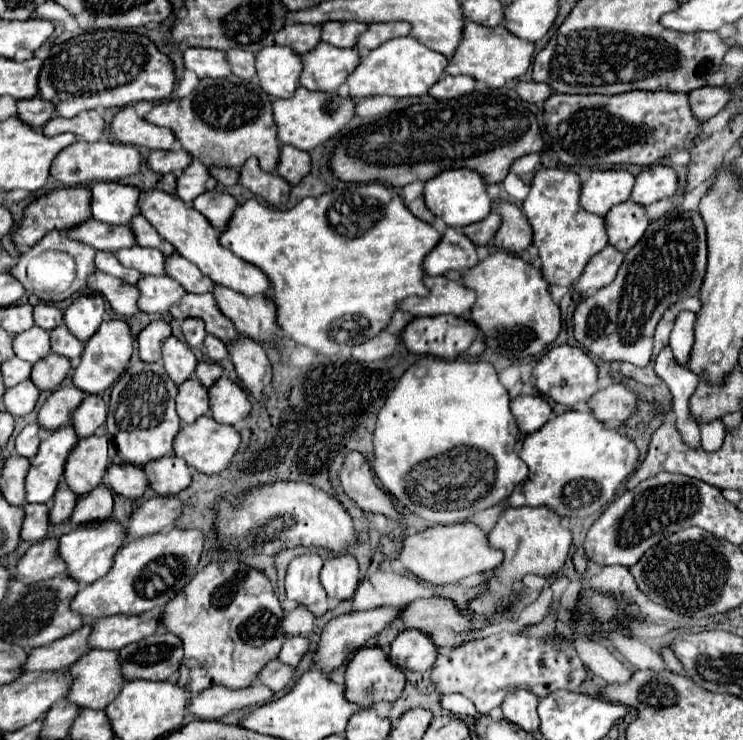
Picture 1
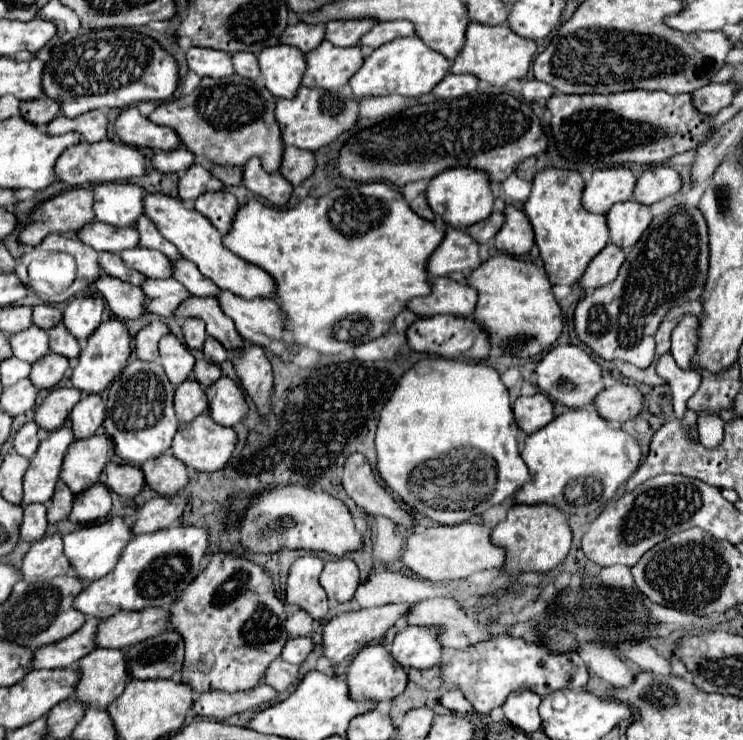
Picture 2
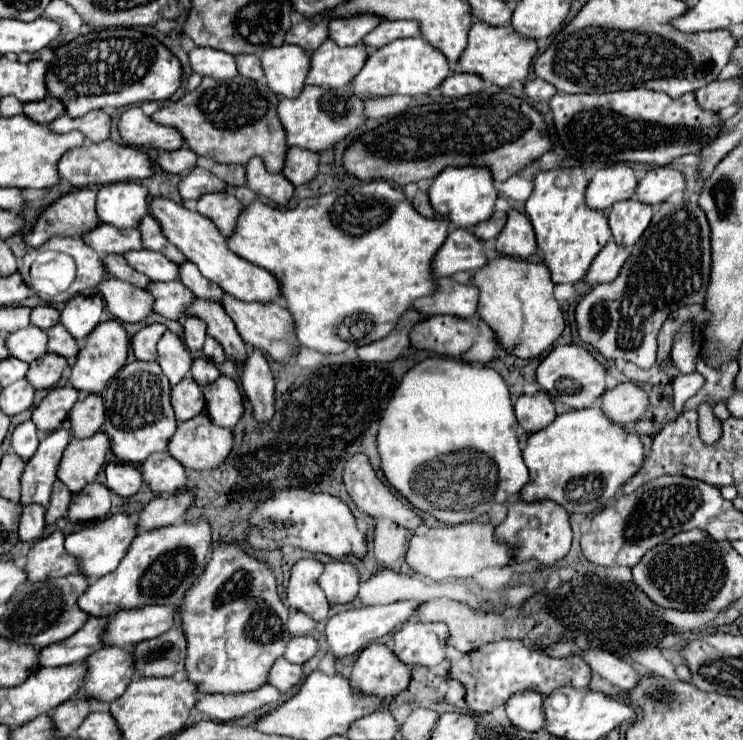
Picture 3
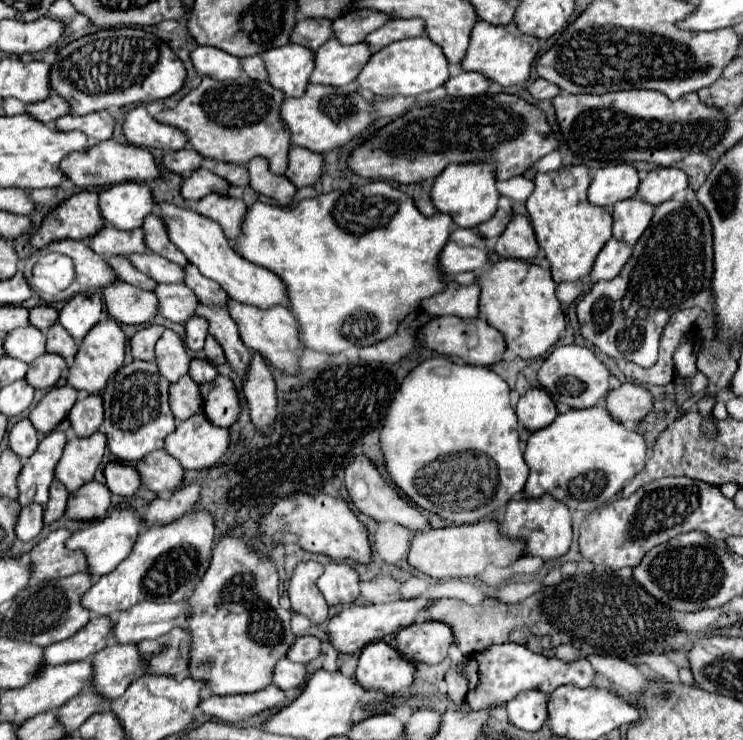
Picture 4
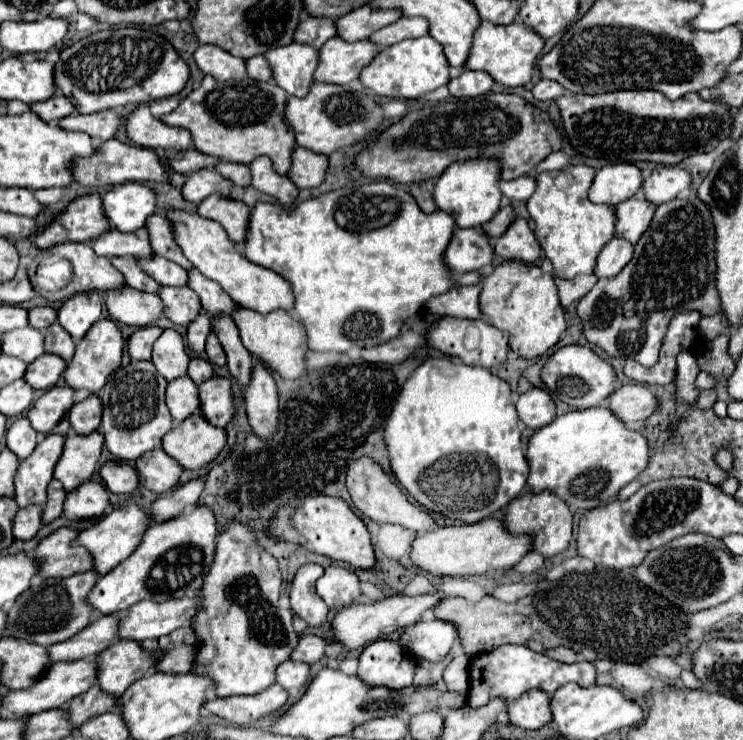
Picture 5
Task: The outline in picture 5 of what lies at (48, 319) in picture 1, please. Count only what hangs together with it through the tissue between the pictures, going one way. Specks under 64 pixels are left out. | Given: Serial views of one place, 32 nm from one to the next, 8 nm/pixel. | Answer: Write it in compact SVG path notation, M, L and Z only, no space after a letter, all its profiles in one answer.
M46 306L46 308L32 308L30 310L30 326L34 326L40 332L44 332L44 328L54 324L56 318L58 318L58 314L50 306Z

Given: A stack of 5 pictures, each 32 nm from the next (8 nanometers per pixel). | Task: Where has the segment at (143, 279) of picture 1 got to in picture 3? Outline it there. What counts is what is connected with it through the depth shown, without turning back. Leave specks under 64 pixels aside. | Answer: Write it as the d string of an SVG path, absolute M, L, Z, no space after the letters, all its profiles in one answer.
M178 280L150 282L146 286L146 292L154 296L152 310L164 318L170 318L170 320L182 318L184 304L188 304L188 300L194 300L192 292L188 292L188 288L184 288L184 284L180 284Z

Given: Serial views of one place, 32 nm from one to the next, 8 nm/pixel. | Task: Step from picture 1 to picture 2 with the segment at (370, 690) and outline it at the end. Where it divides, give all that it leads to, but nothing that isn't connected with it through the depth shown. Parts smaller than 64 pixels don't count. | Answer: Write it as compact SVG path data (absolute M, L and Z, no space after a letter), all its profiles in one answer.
M382 644L362 648L352 660L346 674L348 694L352 700L392 700L408 684L406 670L392 664L392 656Z

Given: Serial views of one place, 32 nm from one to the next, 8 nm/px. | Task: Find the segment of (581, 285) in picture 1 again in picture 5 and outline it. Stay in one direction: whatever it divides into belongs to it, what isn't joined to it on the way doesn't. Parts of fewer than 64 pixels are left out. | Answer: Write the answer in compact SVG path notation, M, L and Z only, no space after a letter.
M612 238L600 252L594 268L596 278L614 278L632 258L634 246L630 246L626 240Z

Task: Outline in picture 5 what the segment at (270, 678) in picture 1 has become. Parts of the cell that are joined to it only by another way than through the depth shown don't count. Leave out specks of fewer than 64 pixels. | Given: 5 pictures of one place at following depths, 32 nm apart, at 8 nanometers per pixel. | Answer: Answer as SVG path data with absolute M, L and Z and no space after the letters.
M286 660L276 668L276 684L280 684L286 690L302 688L308 682L308 678L310 678L310 672L308 672L308 664L304 662Z

